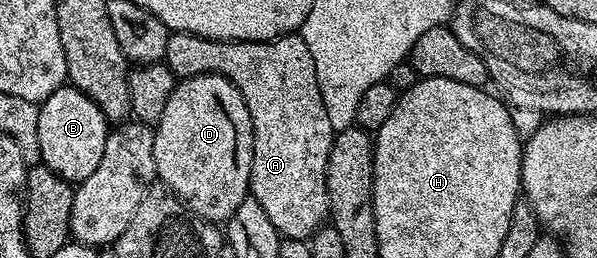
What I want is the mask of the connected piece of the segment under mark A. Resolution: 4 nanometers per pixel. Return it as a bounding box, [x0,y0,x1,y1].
[165,32,337,239]

